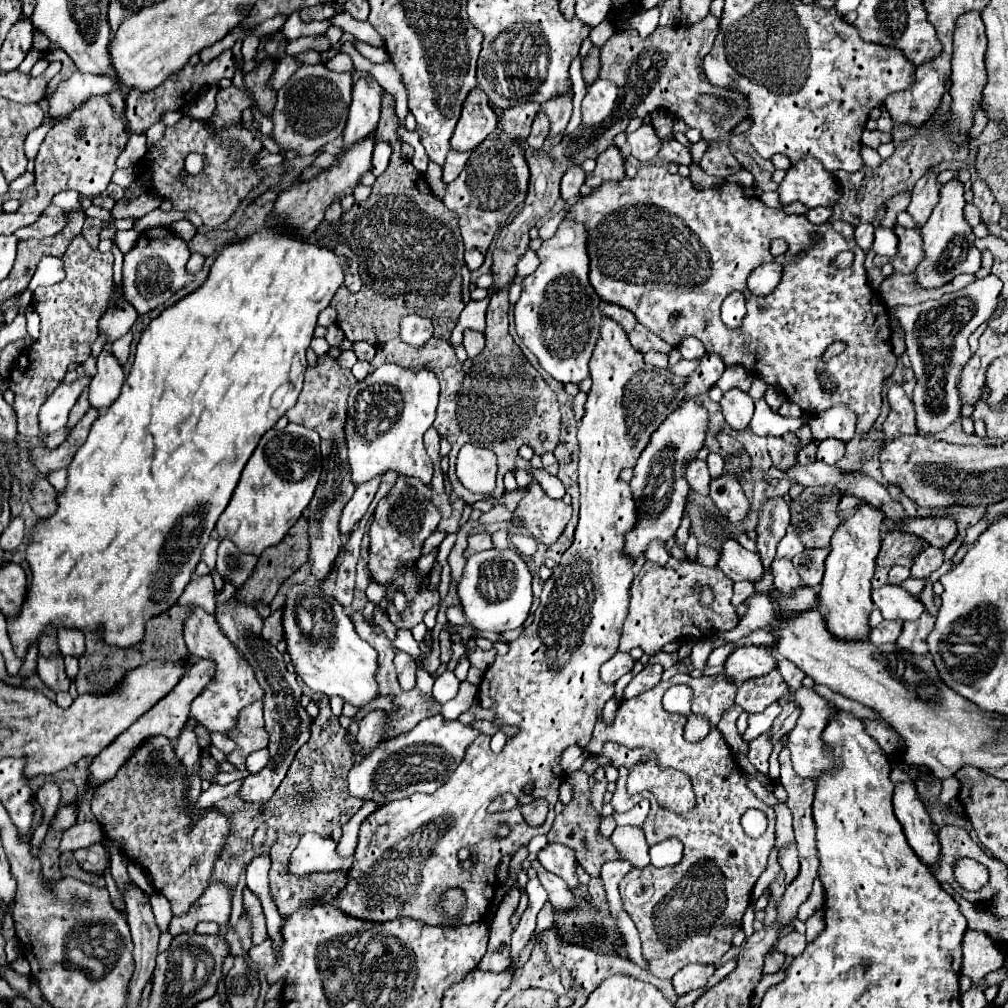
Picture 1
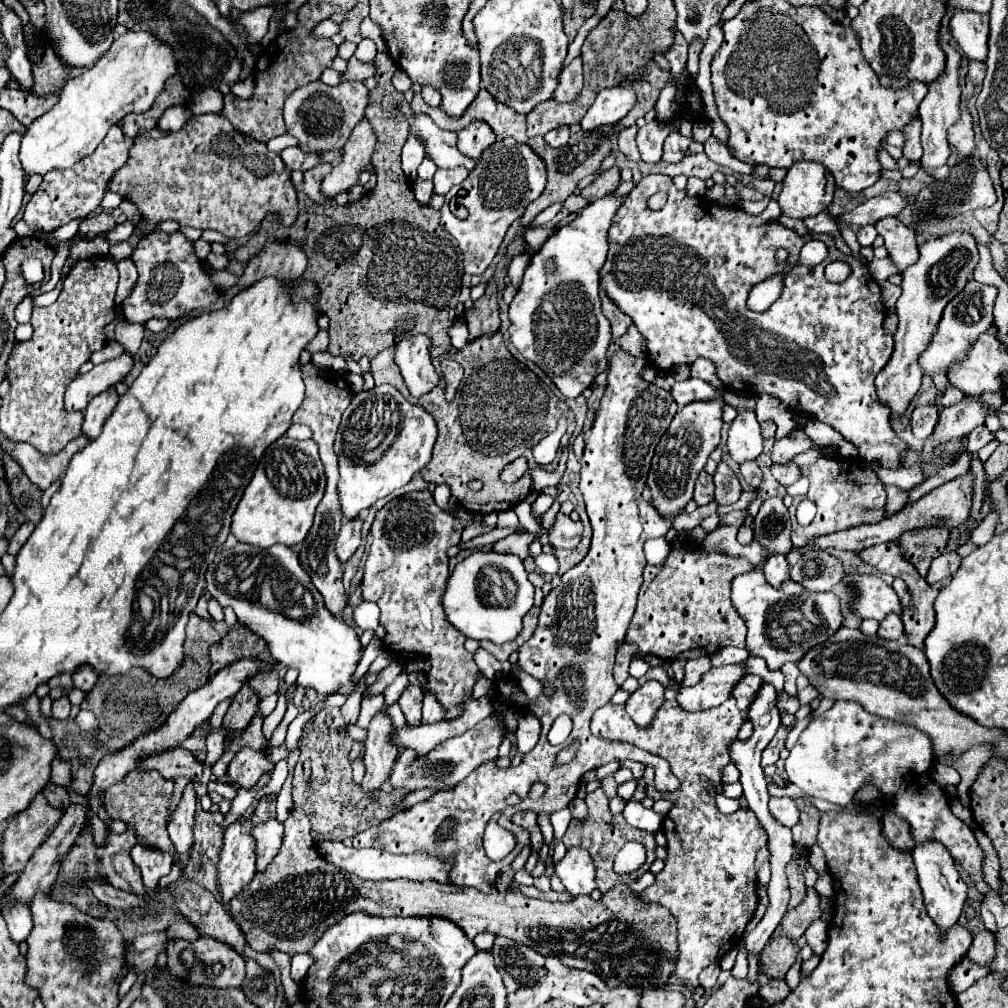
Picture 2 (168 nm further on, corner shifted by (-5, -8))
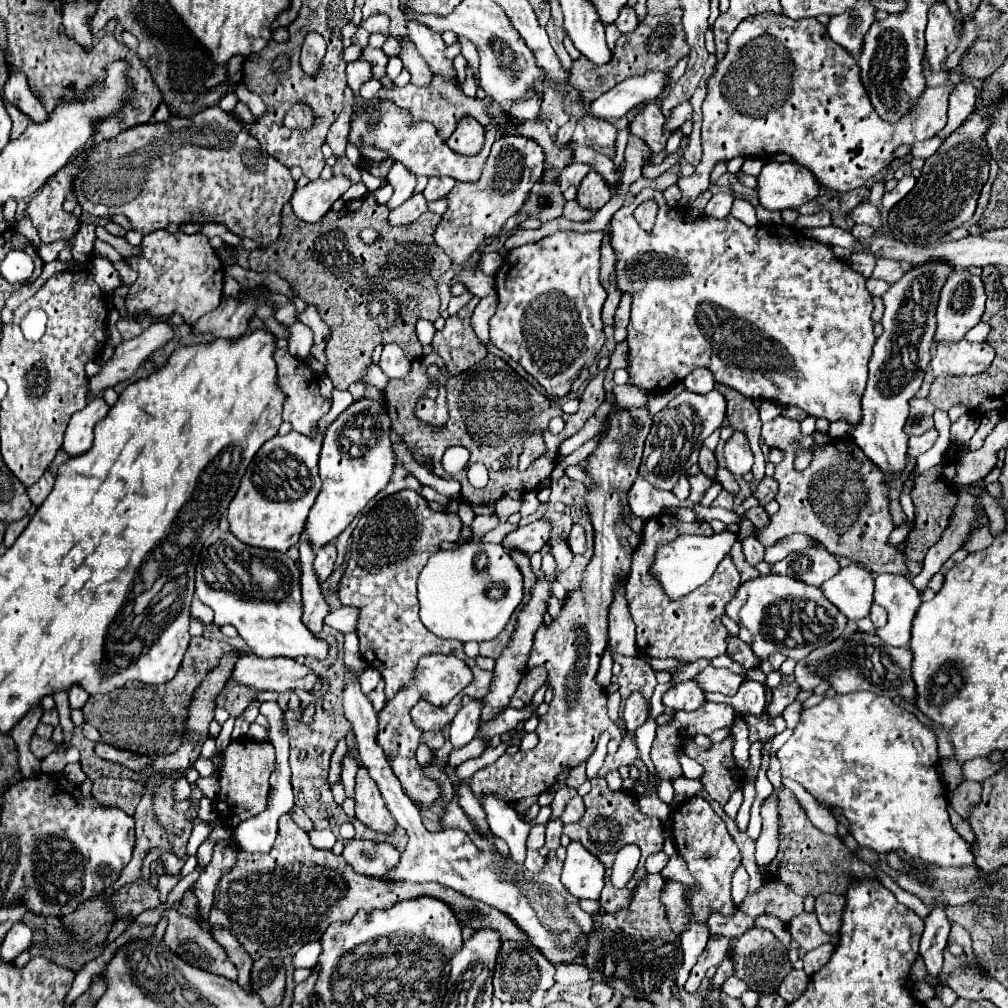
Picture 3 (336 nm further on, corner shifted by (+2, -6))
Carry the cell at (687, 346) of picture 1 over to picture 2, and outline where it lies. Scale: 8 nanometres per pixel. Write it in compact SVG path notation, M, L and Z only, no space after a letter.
M696 359L696 363L694 363L690 369L692 369L692 377L702 379L702 381L706 381L708 385L712 385L712 387L716 387L716 389L722 387L722 381L720 381L718 375L716 375L714 363L710 363L708 359Z

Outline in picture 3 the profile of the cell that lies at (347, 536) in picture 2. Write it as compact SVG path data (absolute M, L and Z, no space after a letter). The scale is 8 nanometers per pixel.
M327 543L323 545L323 549L317 549L317 559L315 559L315 573L319 577L319 581L325 581L335 567L335 559L337 559L337 549L335 543Z

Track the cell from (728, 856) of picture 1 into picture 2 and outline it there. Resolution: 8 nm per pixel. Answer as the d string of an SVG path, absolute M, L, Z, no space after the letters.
M734 699L724 701L720 707L706 709L706 711L682 711L678 707L678 701L664 701L664 705L658 709L658 715L654 717L652 727L642 729L636 727L626 713L624 705L608 703L606 707L598 709L592 719L592 731L594 735L602 735L606 739L614 741L626 741L632 743L652 755L658 755L670 763L672 773L678 777L680 787L672 793L660 793L654 787L652 775L646 779L646 793L652 799L674 799L674 807L664 815L662 831L668 839L668 859L662 873L656 875L656 883L640 893L640 897L646 903L660 903L670 909L670 913L678 921L678 943L680 943L680 957L676 959L674 977L680 977L694 987L698 985L698 975L704 967L718 963L736 943L742 939L742 933L746 929L746 923L752 919L756 907L758 907L758 879L754 869L754 857L756 849L760 845L766 845L766 833L760 829L760 823L752 811L738 809L734 815L724 815L718 811L714 803L714 787L720 783L720 771L724 765L728 765L728 745L738 735L740 725L746 721L746 711L740 711L734 703Z

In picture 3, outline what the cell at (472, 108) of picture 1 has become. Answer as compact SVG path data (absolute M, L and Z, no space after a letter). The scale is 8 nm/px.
M473 117L459 119L455 133L447 141L447 145L451 149L455 149L457 153L463 153L463 155L475 155L475 153L479 153L481 147L483 147L483 143L485 143L485 129Z

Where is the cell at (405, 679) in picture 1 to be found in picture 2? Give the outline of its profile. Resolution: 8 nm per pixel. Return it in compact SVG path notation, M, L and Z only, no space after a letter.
M408 685L406 691L402 693L398 705L402 707L402 713L404 713L404 717L406 717L406 725L408 725L408 727L418 727L418 725L420 725L422 699L424 699L424 693L422 693L420 687Z

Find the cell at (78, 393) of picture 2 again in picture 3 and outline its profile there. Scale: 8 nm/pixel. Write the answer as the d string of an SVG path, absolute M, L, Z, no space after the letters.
M153 323L147 331L143 331L139 337L121 341L111 359L107 359L101 365L101 371L87 379L87 393L89 397L95 397L107 387L115 387L117 383L129 379L139 365L165 341L169 341L173 335L169 323Z

